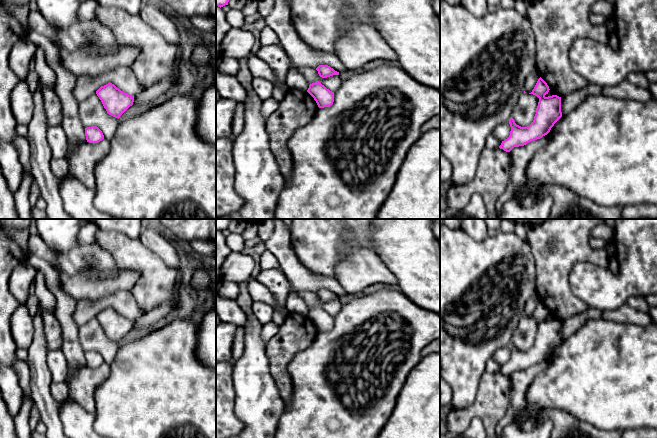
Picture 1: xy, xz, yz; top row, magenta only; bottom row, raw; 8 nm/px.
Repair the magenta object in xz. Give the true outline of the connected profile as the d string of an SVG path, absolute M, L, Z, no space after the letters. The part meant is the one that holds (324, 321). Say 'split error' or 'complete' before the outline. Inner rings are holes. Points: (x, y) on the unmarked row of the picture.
complete; M319 305L310 308L307 316L314 322L319 332L330 331L334 326L334 316Z

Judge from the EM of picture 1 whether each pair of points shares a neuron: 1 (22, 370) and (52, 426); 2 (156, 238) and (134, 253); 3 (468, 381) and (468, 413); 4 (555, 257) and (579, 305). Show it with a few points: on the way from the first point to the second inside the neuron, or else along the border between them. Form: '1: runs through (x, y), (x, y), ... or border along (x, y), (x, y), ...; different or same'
1: border along (26, 361), (29, 367), (29, 392), (31, 394); different
2: border along (138, 238), (163, 261); different
3: border along (478, 384), (475, 400), (463, 408), (453, 409); different
4: runs through (555, 270), (555, 284), (566, 295); same

